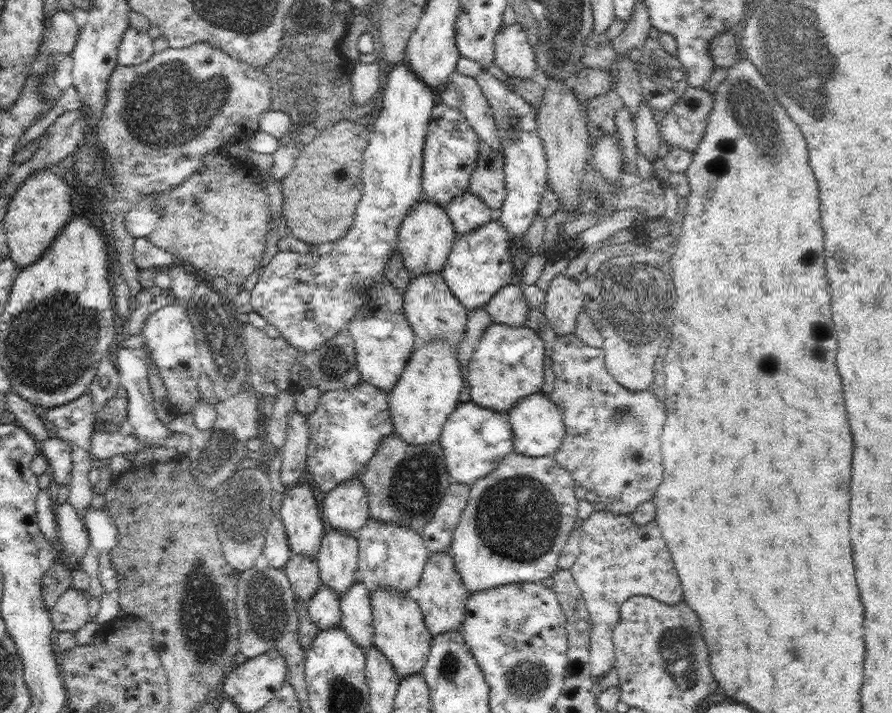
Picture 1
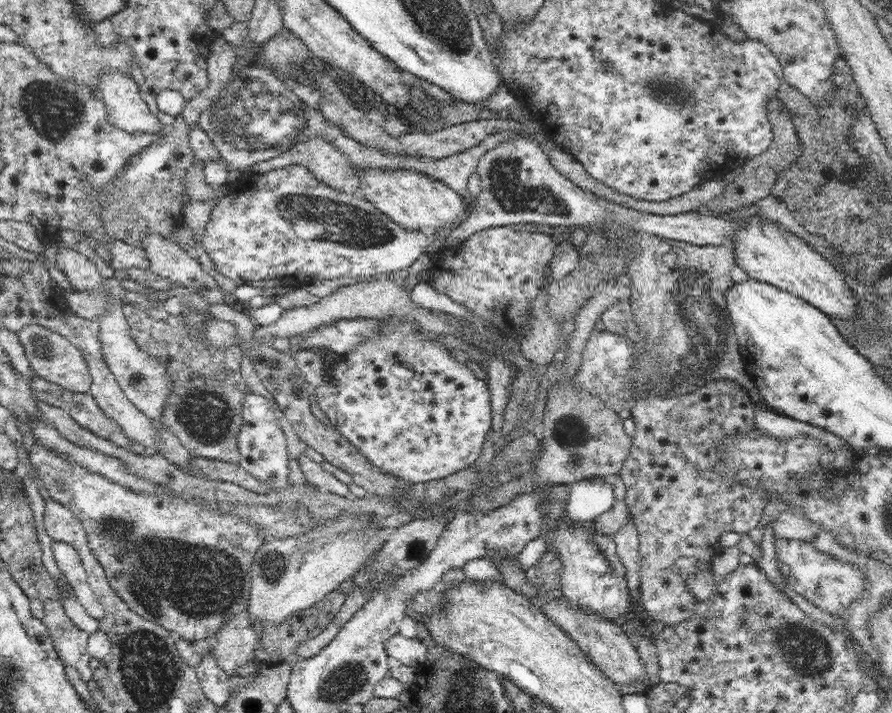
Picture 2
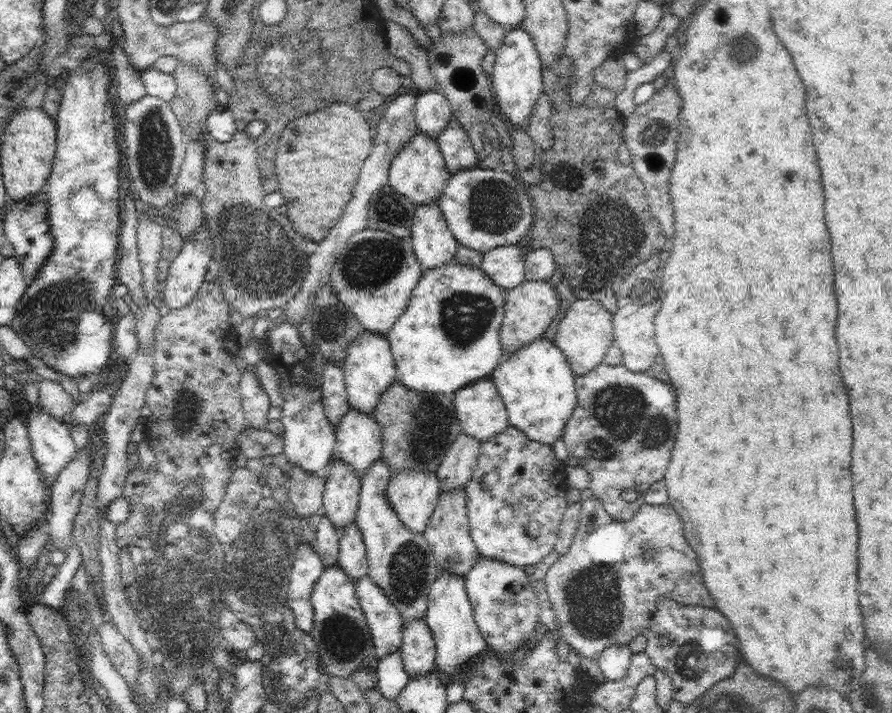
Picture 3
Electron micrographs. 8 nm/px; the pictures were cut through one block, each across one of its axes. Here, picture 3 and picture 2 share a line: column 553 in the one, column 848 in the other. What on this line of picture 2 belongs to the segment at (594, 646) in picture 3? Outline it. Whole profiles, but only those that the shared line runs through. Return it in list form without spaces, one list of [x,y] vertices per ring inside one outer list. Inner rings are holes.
[[[778,536],[775,542],[777,560],[790,568],[791,588],[822,611],[842,618],[844,610],[848,610],[848,606],[852,606],[851,602],[859,599],[860,593],[866,588],[866,575],[860,568],[822,553],[808,542]]]

